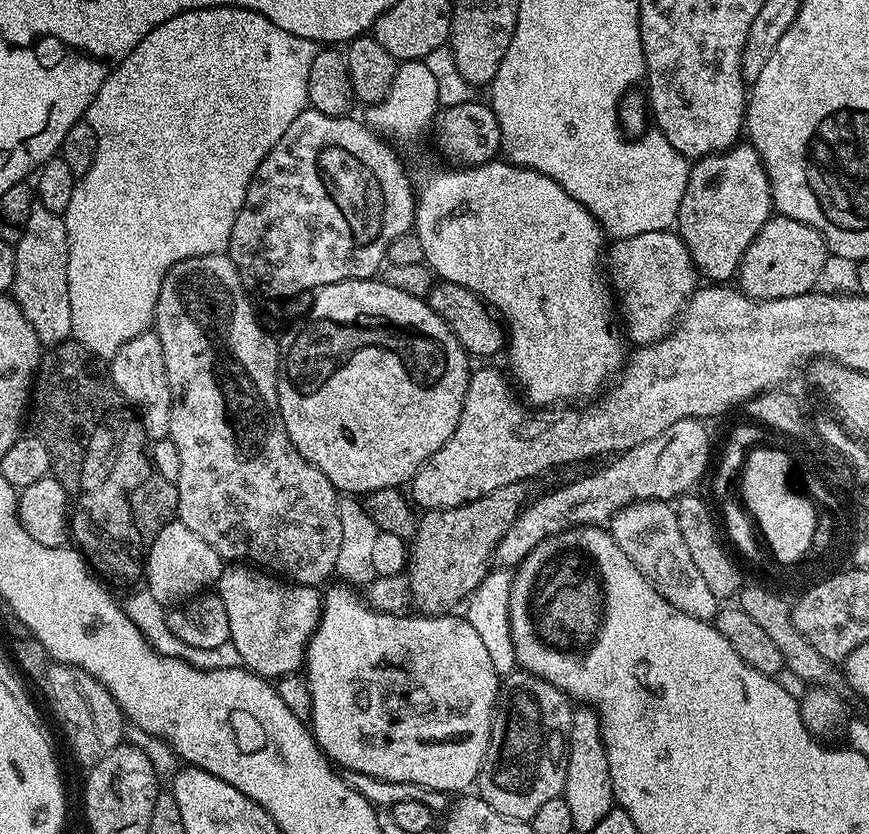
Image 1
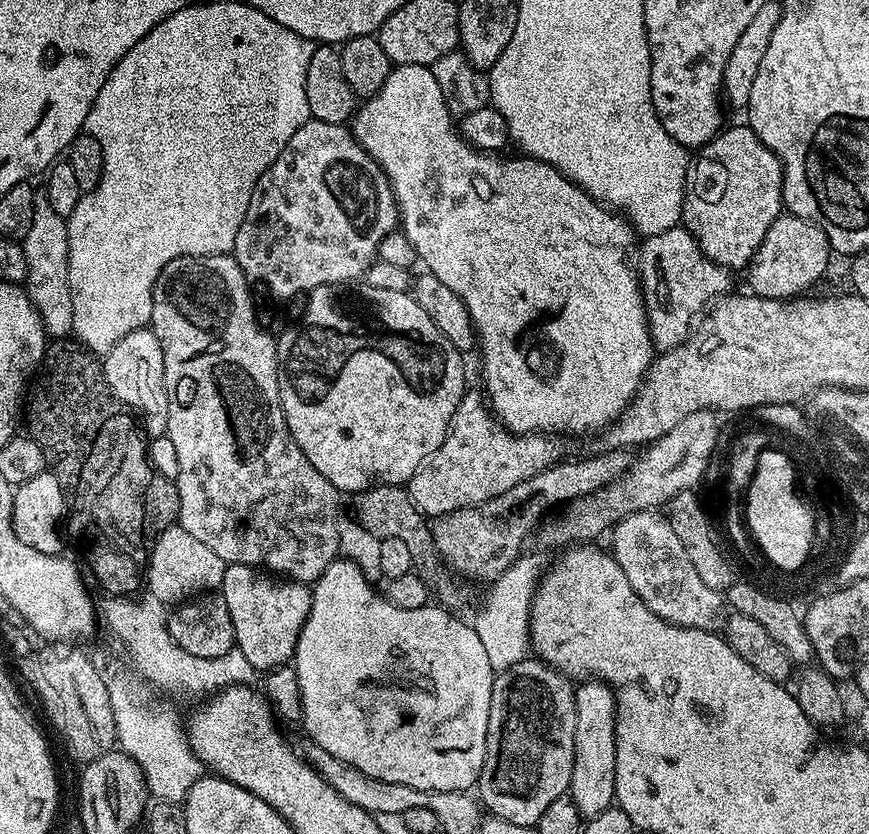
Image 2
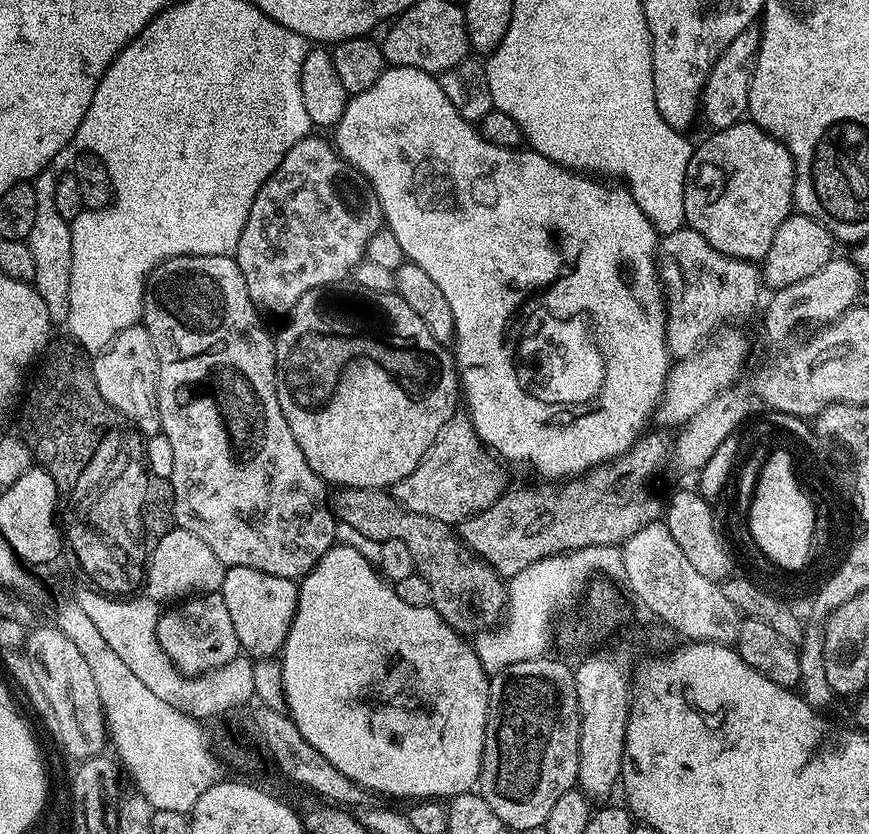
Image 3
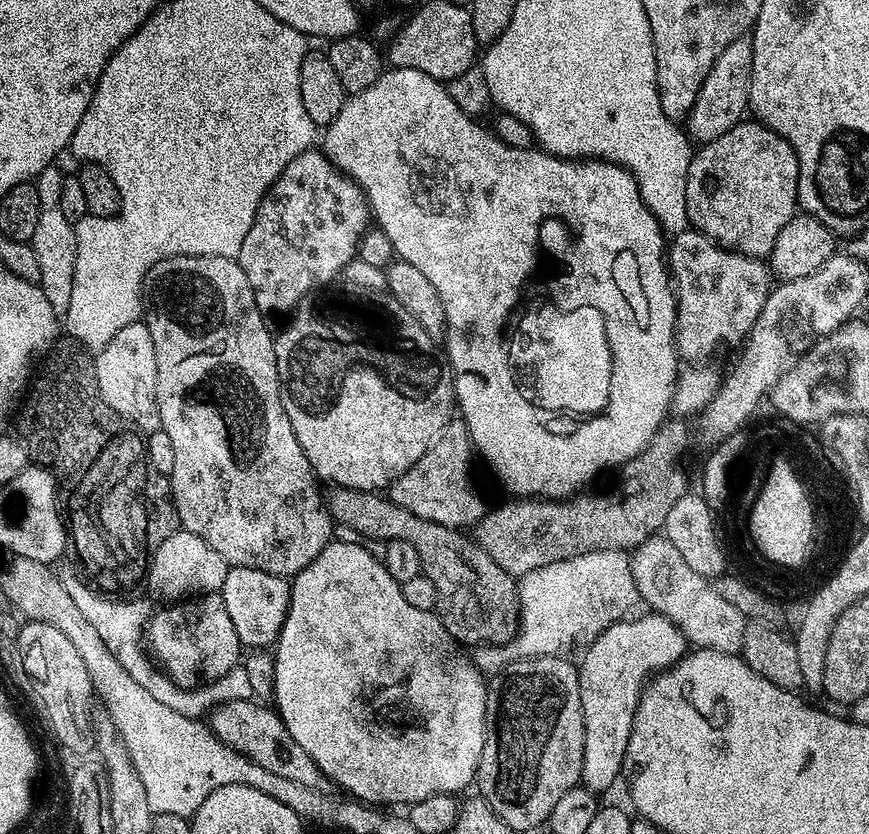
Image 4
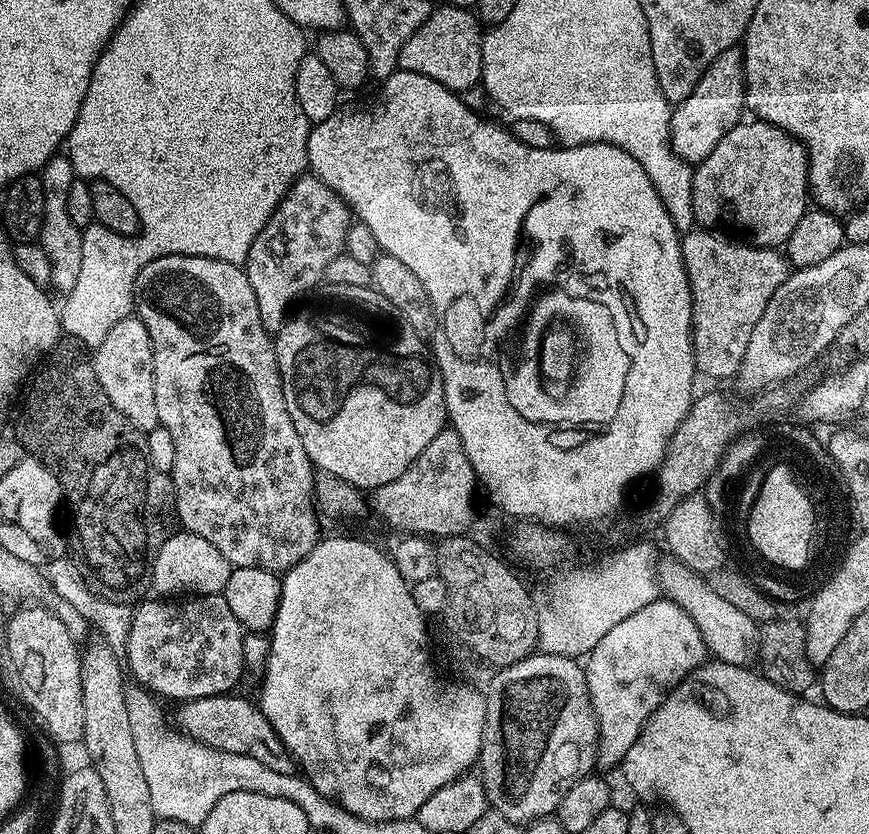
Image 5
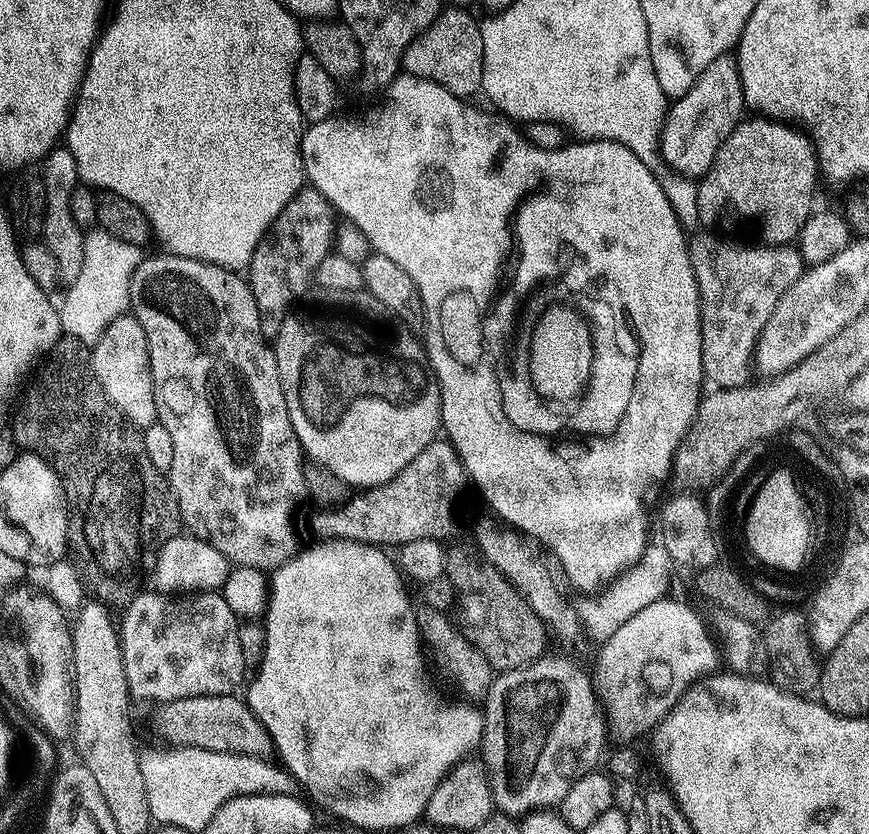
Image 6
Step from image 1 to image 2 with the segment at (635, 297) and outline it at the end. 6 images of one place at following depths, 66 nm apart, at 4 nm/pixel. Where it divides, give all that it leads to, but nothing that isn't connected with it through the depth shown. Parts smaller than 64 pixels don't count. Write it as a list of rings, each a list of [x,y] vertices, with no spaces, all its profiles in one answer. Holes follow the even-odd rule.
[[[683,226],[647,237],[643,243],[638,275],[648,313],[648,331],[652,333],[653,349],[657,353],[669,352],[688,339],[694,321],[713,301],[733,291],[733,273],[706,258],[696,239]]]

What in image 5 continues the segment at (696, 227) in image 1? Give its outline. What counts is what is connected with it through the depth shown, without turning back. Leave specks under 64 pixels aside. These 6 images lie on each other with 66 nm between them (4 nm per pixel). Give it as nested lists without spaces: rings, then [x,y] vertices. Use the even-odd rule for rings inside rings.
[[[755,118],[741,122],[729,130],[726,138],[710,150],[702,163],[695,165],[692,173],[694,190],[694,218],[704,230],[712,230],[721,224],[724,228],[733,228],[741,232],[755,247],[775,248],[787,245],[794,226],[810,211],[810,193],[808,190],[808,149],[798,140],[787,136],[781,128],[767,124]]]

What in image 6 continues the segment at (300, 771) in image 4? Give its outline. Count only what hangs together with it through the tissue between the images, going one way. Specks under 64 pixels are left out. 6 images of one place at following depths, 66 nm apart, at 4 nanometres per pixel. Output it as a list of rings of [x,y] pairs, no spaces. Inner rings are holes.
[[[239,695],[178,698],[159,705],[152,716],[152,728],[165,740],[165,745],[178,748],[201,748],[215,752],[233,752],[251,756],[273,755],[270,734]]]

